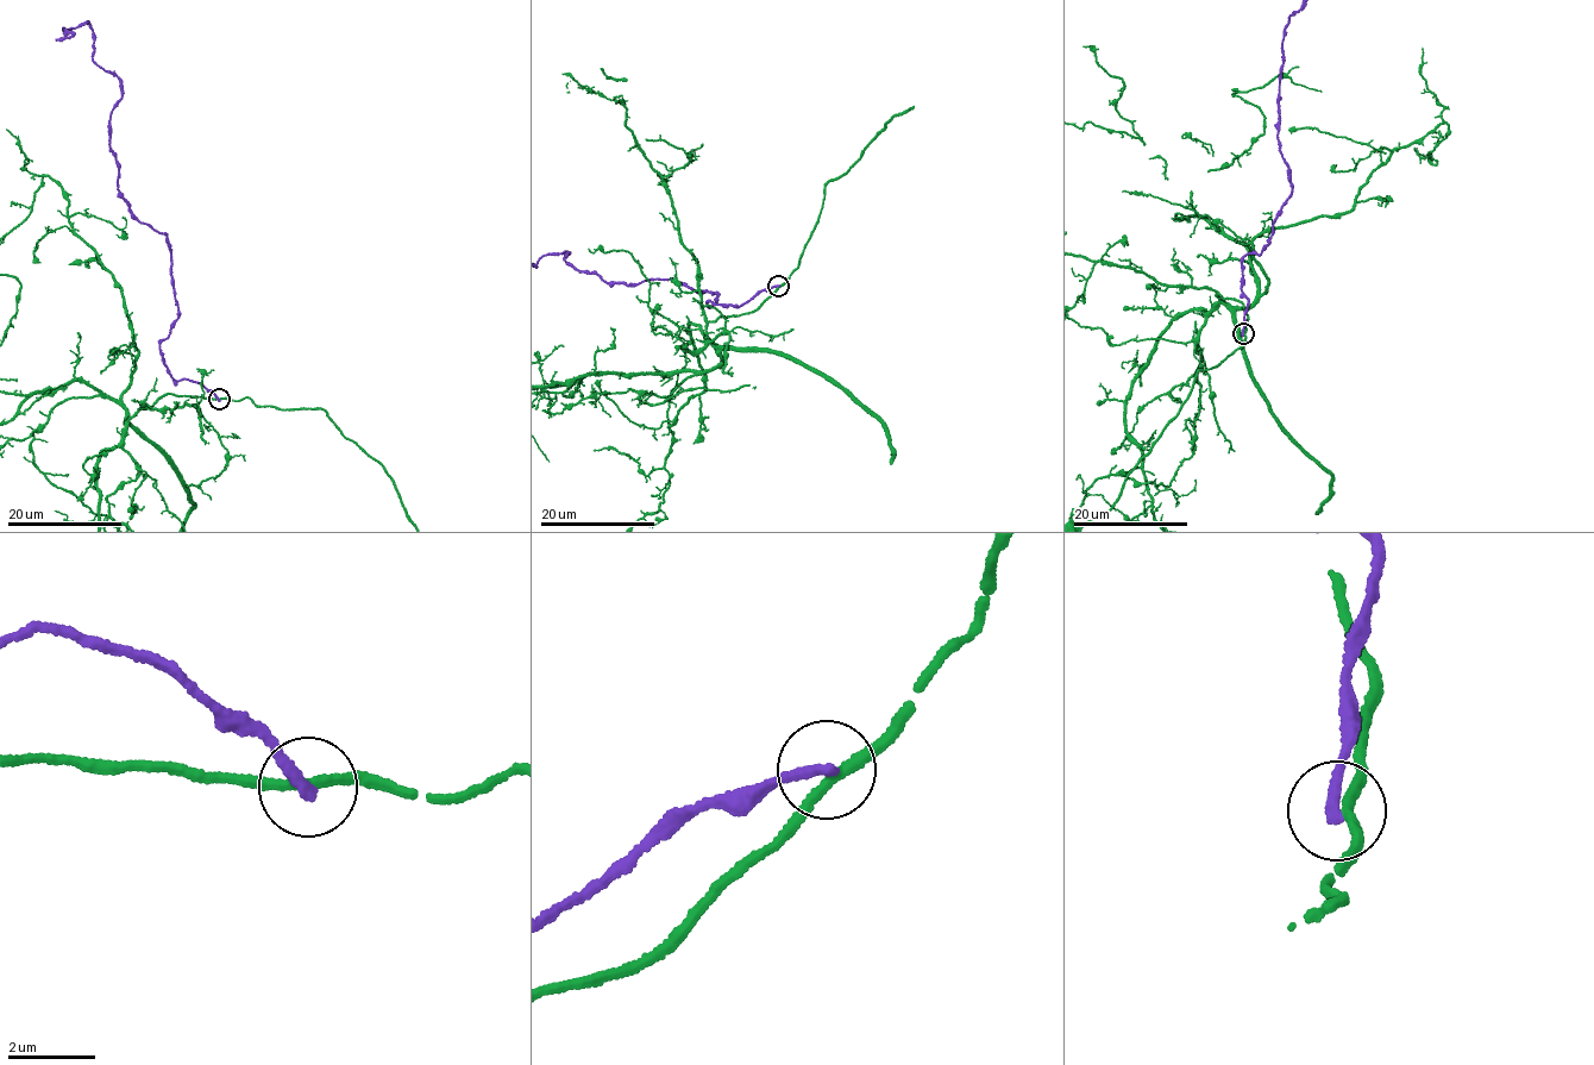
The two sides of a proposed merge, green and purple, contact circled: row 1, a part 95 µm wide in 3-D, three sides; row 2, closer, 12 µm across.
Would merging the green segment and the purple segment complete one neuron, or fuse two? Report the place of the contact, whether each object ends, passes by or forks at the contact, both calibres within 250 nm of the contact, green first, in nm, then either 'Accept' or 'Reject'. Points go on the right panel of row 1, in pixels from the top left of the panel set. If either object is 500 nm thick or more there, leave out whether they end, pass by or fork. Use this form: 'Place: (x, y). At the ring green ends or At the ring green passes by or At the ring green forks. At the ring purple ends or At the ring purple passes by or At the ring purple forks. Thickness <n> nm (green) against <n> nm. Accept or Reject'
Place: (1243, 333). At the ring green passes by. At the ring purple ends. Thickness 240 nm (green) against 280 nm. Reject

